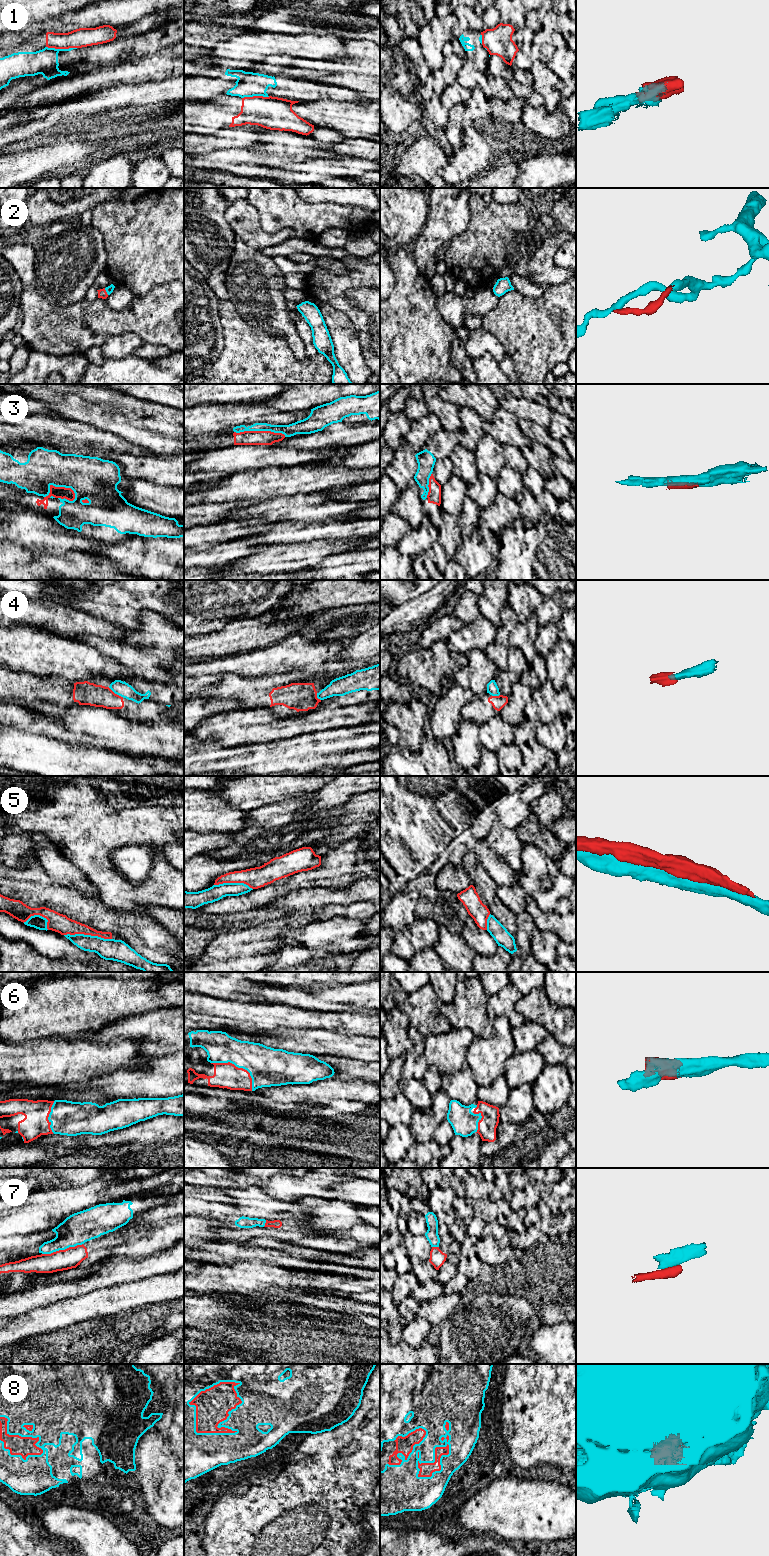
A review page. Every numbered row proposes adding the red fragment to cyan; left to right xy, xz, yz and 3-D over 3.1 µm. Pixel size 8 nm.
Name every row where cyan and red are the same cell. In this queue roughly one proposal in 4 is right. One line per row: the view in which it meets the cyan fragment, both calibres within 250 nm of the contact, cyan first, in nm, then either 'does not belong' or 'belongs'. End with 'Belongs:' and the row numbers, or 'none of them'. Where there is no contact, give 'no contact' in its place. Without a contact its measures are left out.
1: contact in xy; calibres 200 and 160 nm; does not belong
2: contact in xy; calibres 60 and 70 nm; belongs
3: contact in xy; calibres 320 and 100 nm; does not belong
4: contact in xy; calibres 120 and 190 nm; does not belong
5: contact in xy; calibres 180 and 150 nm; does not belong
6: contact in xz; calibres 300 and 200 nm; belongs
7: contact in xy; calibres 240 and 160 nm; does not belong
8: contact in xz; calibres 480 and 280 nm; belongs
Belongs: 2, 6, 8

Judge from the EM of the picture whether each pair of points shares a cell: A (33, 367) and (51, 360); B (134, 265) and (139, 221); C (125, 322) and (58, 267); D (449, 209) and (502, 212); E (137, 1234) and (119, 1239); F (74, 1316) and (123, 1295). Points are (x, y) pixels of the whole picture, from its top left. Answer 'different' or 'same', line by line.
A: same
B: same
C: different
D: different
E: same
F: same

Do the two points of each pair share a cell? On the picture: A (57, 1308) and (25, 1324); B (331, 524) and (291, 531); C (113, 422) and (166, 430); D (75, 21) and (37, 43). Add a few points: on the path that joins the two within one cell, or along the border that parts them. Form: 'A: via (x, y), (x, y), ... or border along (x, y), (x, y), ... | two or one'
A: border along (30, 1311), (32, 1323), (40, 1331), (33, 1338) | two
B: via (321, 530), (301, 531) | one
C: via (126, 422), (153, 422) | one
D: border along (46, 31), (39, 32), (33, 36) | two

